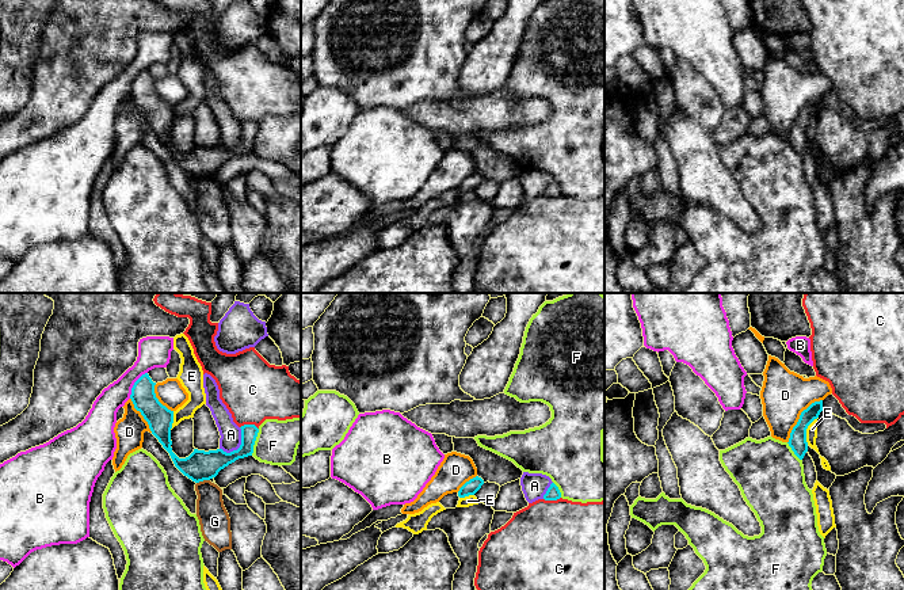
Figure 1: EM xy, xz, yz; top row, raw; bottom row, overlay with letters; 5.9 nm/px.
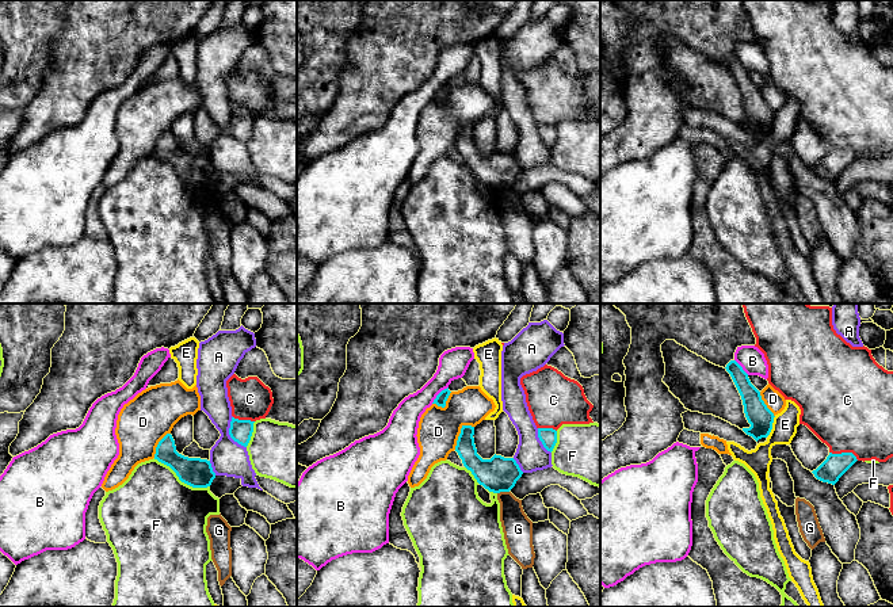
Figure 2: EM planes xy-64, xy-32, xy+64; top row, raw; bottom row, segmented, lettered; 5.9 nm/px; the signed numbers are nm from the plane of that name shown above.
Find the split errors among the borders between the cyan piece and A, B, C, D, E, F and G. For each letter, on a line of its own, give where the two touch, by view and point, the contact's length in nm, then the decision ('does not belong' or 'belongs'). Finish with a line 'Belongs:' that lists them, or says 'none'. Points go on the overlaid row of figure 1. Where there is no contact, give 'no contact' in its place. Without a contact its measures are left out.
A: xy (240, 446) | 180 nm | does not belong
B: xy (134, 384) | 190 nm | does not belong
C: xy (250, 425) | 110 nm | does not belong
D: yz (800, 418) | 340 nm | does not belong
E: yz (805, 430) | 180 nm | does not belong
F: xy (254, 442) | 170 nm | does not belong
G: xy (202, 480) | 80 nm | does not belong
Belongs: none

